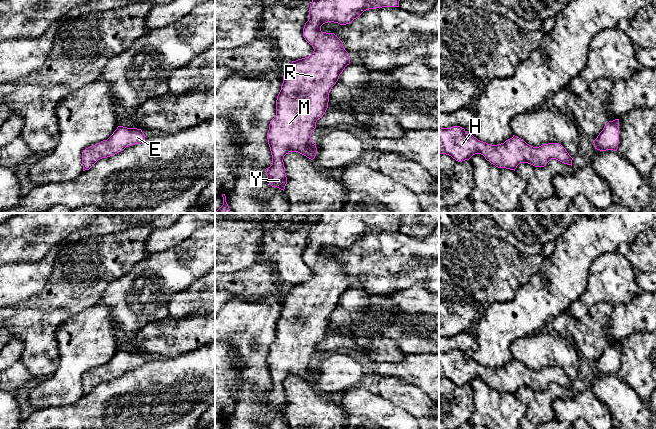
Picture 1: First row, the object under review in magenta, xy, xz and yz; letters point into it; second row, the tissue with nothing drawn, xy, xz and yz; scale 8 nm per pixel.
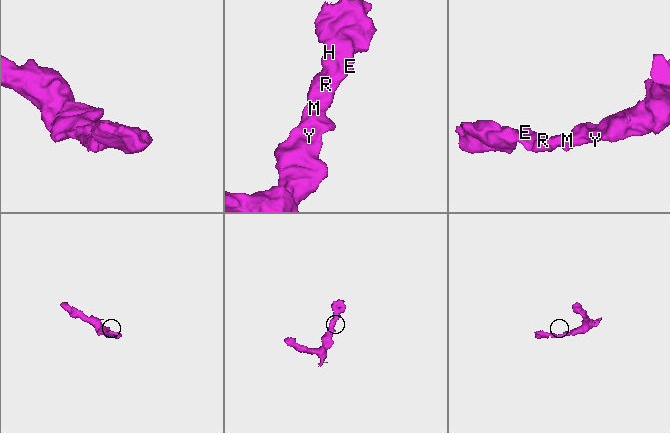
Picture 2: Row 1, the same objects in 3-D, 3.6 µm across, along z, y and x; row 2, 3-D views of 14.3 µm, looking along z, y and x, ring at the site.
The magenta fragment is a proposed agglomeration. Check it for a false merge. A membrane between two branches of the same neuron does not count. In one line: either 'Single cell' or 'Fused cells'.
Single cell

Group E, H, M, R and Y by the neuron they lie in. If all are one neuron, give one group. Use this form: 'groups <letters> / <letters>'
groups E H M R Y

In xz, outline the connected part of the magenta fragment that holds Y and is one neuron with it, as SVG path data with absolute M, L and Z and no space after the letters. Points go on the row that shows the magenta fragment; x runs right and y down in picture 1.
M312 0L309 8L309 19L303 28L303 37L313 47L313 53L305 58L292 61L283 75L283 83L276 100L276 116L269 124L267 133L268 144L272 155L272 165L265 169L267 180L272 187L284 191L287 177L284 167L284 156L289 152L298 152L313 160L317 154L316 144L312 142L312 132L316 122L326 112L329 102L329 93L336 84L340 74L350 64L349 53L345 50L343 42L334 34L321 31L321 26L328 22L346 25L358 18L364 11L382 7L399 7L400 0Z

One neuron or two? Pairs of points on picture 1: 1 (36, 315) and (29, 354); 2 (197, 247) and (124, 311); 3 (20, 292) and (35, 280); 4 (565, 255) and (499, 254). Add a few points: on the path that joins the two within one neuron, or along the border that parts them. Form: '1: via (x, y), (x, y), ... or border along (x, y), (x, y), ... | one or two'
1: via (36, 325), (36, 344) | one
2: via (179, 265), (142, 296) | one
3: via (24, 288), (31, 281) | one
4: border along (544, 257), (540, 268), (531, 277) | two

